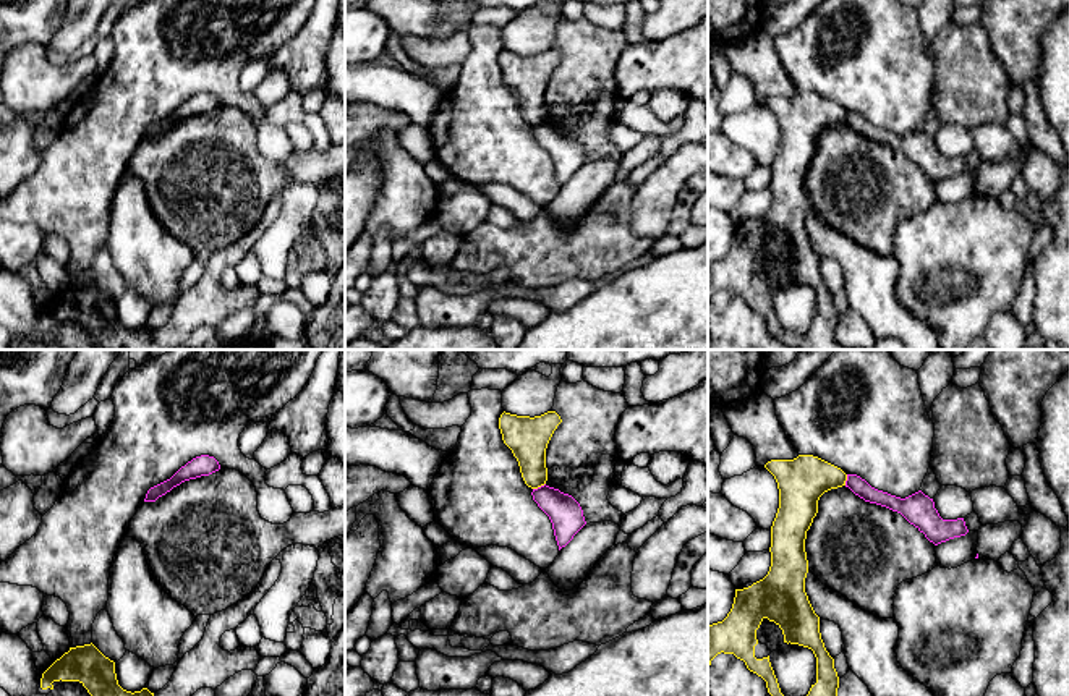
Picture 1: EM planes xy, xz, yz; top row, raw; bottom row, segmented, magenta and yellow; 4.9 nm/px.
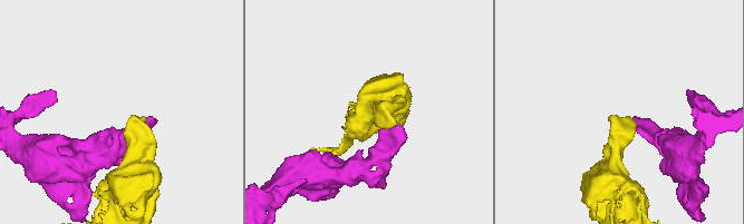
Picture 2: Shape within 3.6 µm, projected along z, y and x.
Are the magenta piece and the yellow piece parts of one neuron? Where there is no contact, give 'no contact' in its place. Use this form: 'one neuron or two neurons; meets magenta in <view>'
two neurons; meets magenta in xz

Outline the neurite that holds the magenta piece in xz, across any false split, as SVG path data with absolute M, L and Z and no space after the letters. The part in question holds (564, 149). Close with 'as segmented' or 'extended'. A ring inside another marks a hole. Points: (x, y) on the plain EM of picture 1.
M546 121L533 126L531 133L549 154L560 188L586 162L580 141L572 133Z; as segmented

